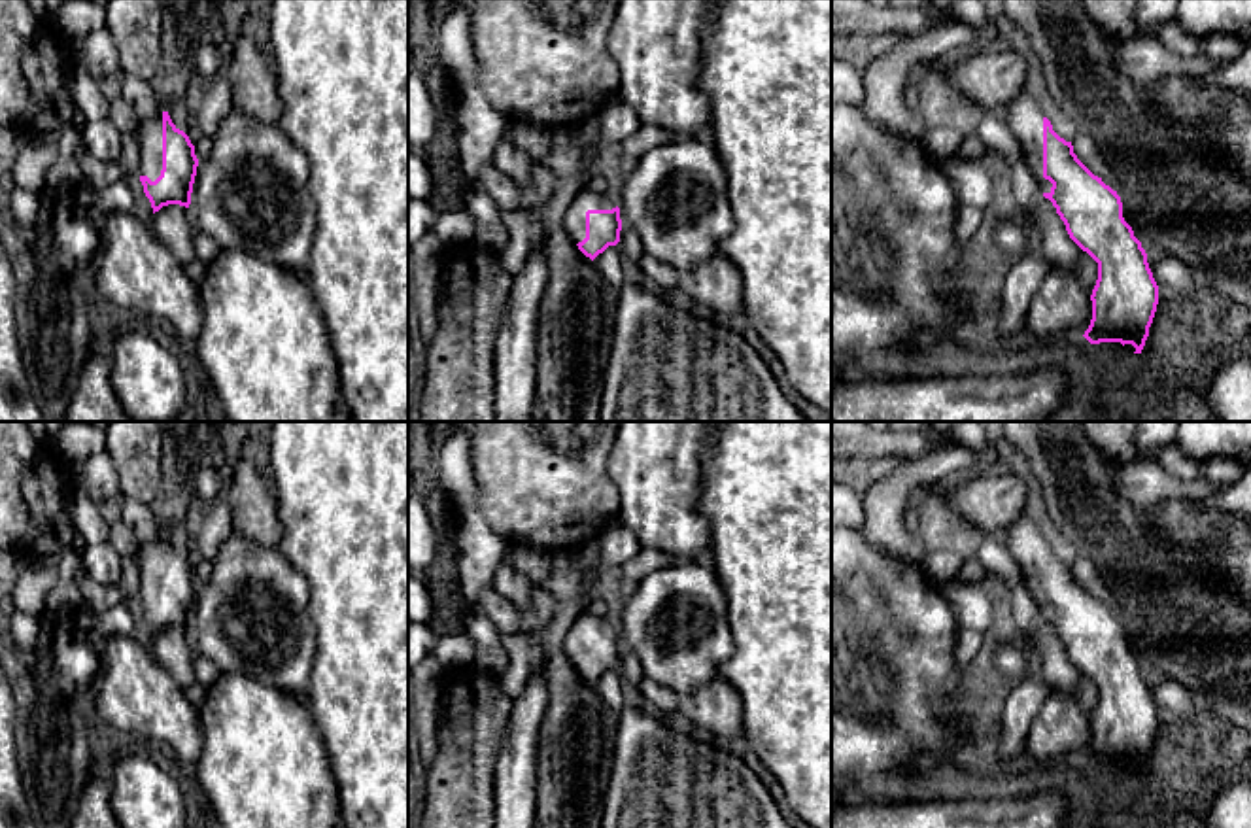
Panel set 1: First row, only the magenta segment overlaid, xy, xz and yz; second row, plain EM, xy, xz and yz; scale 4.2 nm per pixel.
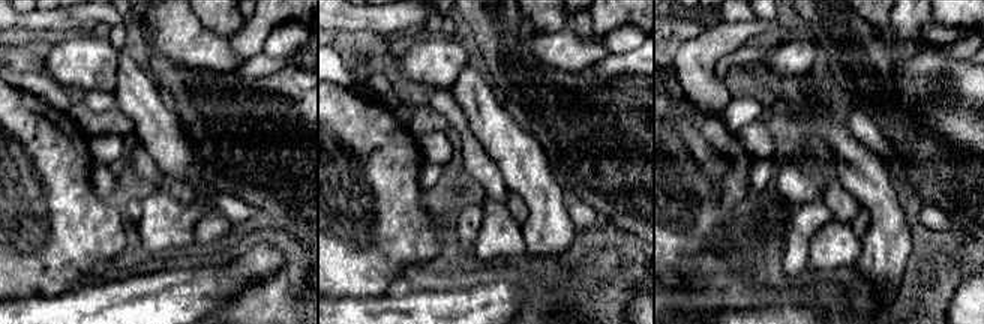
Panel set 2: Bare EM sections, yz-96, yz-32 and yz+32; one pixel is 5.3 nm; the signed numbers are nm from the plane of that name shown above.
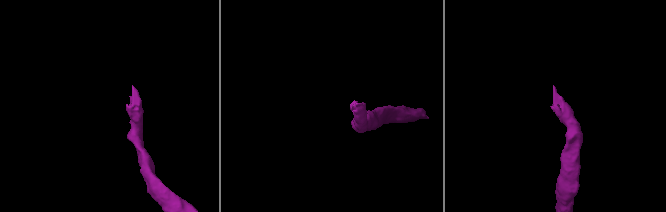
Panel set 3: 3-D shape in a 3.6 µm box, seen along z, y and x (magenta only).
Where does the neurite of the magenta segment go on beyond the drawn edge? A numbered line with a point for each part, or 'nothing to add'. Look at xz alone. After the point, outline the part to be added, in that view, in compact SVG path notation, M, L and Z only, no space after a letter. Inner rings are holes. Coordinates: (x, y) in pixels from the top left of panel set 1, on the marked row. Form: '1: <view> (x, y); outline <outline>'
1: xz (575, 218); outline M588 187L576 195L565 212L565 231L574 240L574 244L586 238L586 212L588 210L612 210L618 206L616 195L595 193Z

